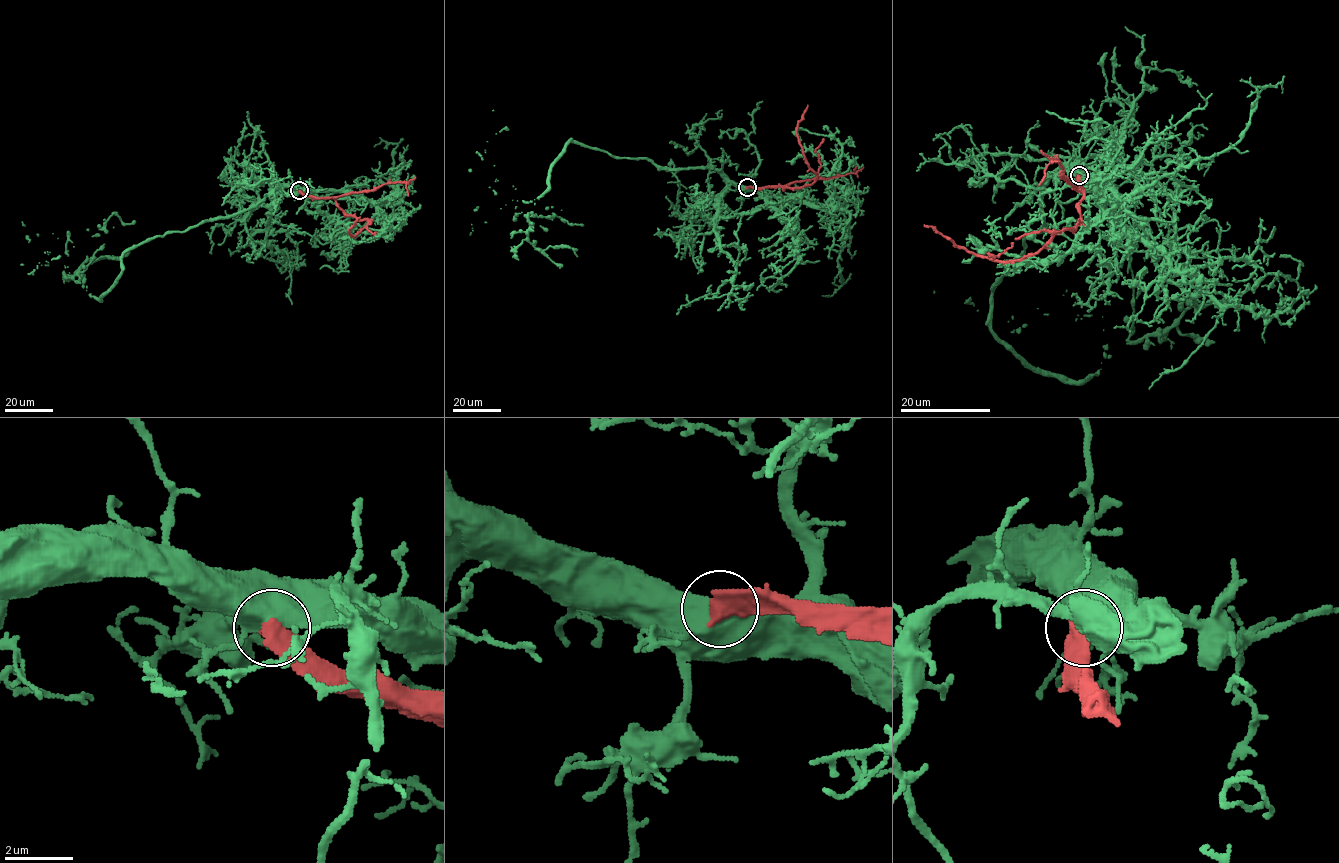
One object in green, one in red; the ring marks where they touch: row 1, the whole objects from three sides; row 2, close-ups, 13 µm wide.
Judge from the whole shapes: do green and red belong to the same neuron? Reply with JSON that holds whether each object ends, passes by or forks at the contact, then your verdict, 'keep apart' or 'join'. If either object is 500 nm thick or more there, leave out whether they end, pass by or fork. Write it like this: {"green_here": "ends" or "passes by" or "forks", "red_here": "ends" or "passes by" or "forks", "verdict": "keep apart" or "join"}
{"verdict": "keep apart"}

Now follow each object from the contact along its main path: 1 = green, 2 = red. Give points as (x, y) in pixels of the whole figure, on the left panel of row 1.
1: (299, 190), (275, 187), (251, 208), (134, 245), (100, 300), (77, 281), (103, 229), (28, 242)
2: (299, 190), (317, 198), (332, 198), (347, 214), (367, 219), (359, 232), (352, 236), (348, 230), (359, 216)

